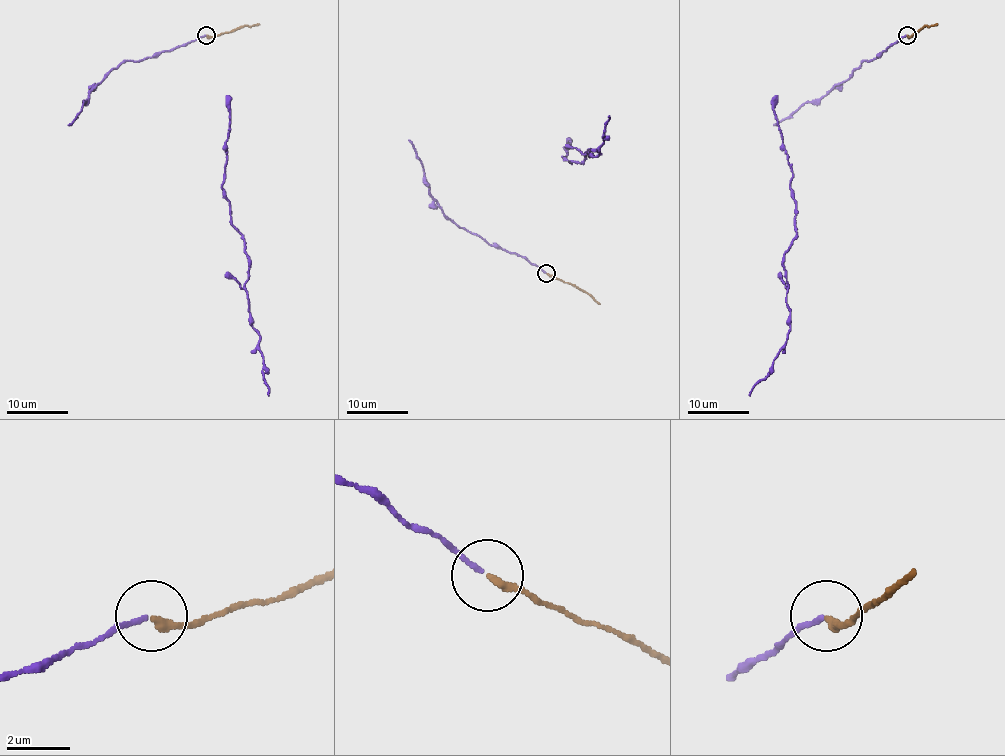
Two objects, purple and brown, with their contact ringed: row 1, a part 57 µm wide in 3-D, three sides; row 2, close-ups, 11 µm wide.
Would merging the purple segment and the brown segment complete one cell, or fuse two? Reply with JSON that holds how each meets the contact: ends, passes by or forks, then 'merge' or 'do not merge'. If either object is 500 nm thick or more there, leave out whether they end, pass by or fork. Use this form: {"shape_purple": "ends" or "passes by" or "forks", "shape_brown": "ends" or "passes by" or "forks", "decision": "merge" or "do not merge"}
{"shape_purple": "ends", "shape_brown": "ends", "decision": "merge"}

